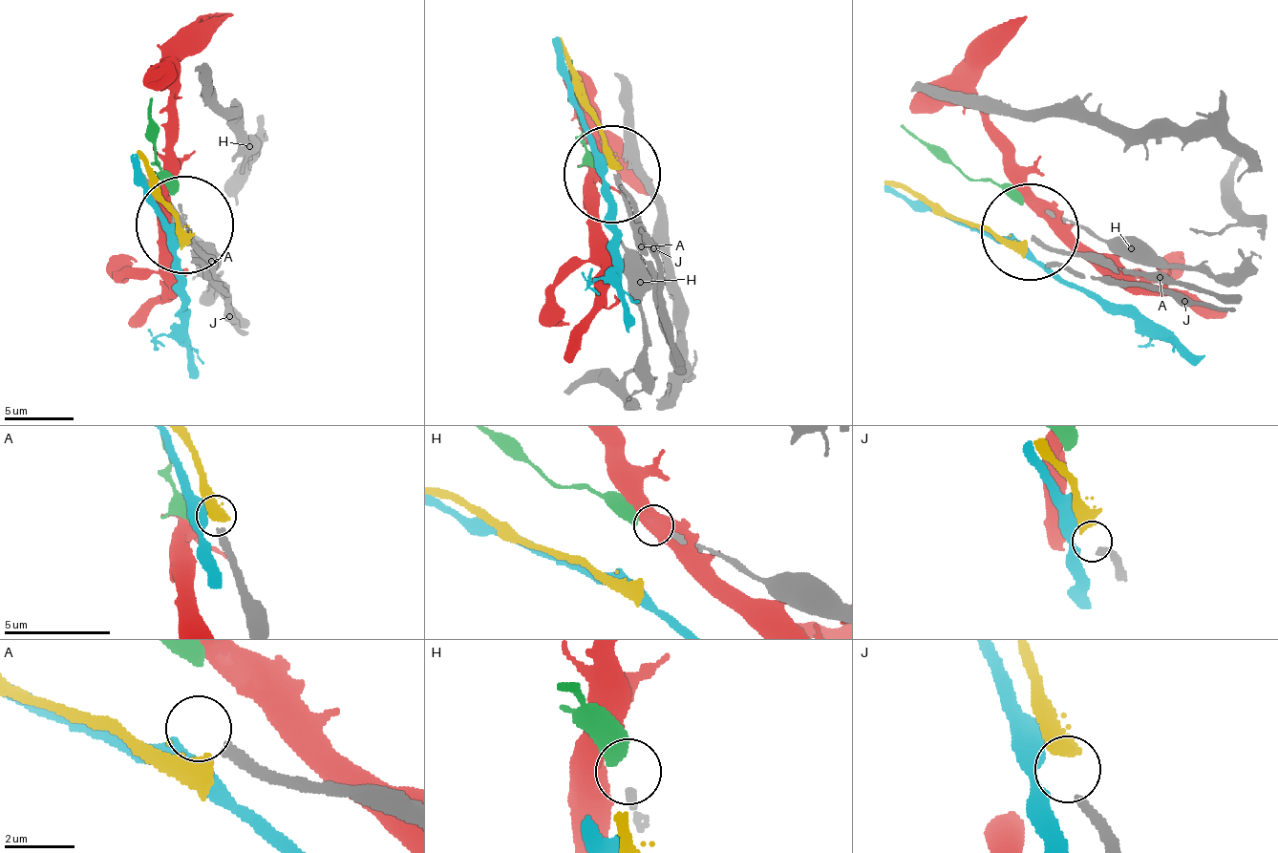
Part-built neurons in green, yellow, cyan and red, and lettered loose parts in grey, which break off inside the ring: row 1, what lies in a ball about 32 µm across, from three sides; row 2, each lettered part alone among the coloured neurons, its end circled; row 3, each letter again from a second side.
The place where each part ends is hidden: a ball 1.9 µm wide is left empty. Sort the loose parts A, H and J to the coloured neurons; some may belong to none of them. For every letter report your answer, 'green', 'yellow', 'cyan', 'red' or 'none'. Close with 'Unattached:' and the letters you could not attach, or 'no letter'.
A: none
H: green
J: yellow
Unattached: A

